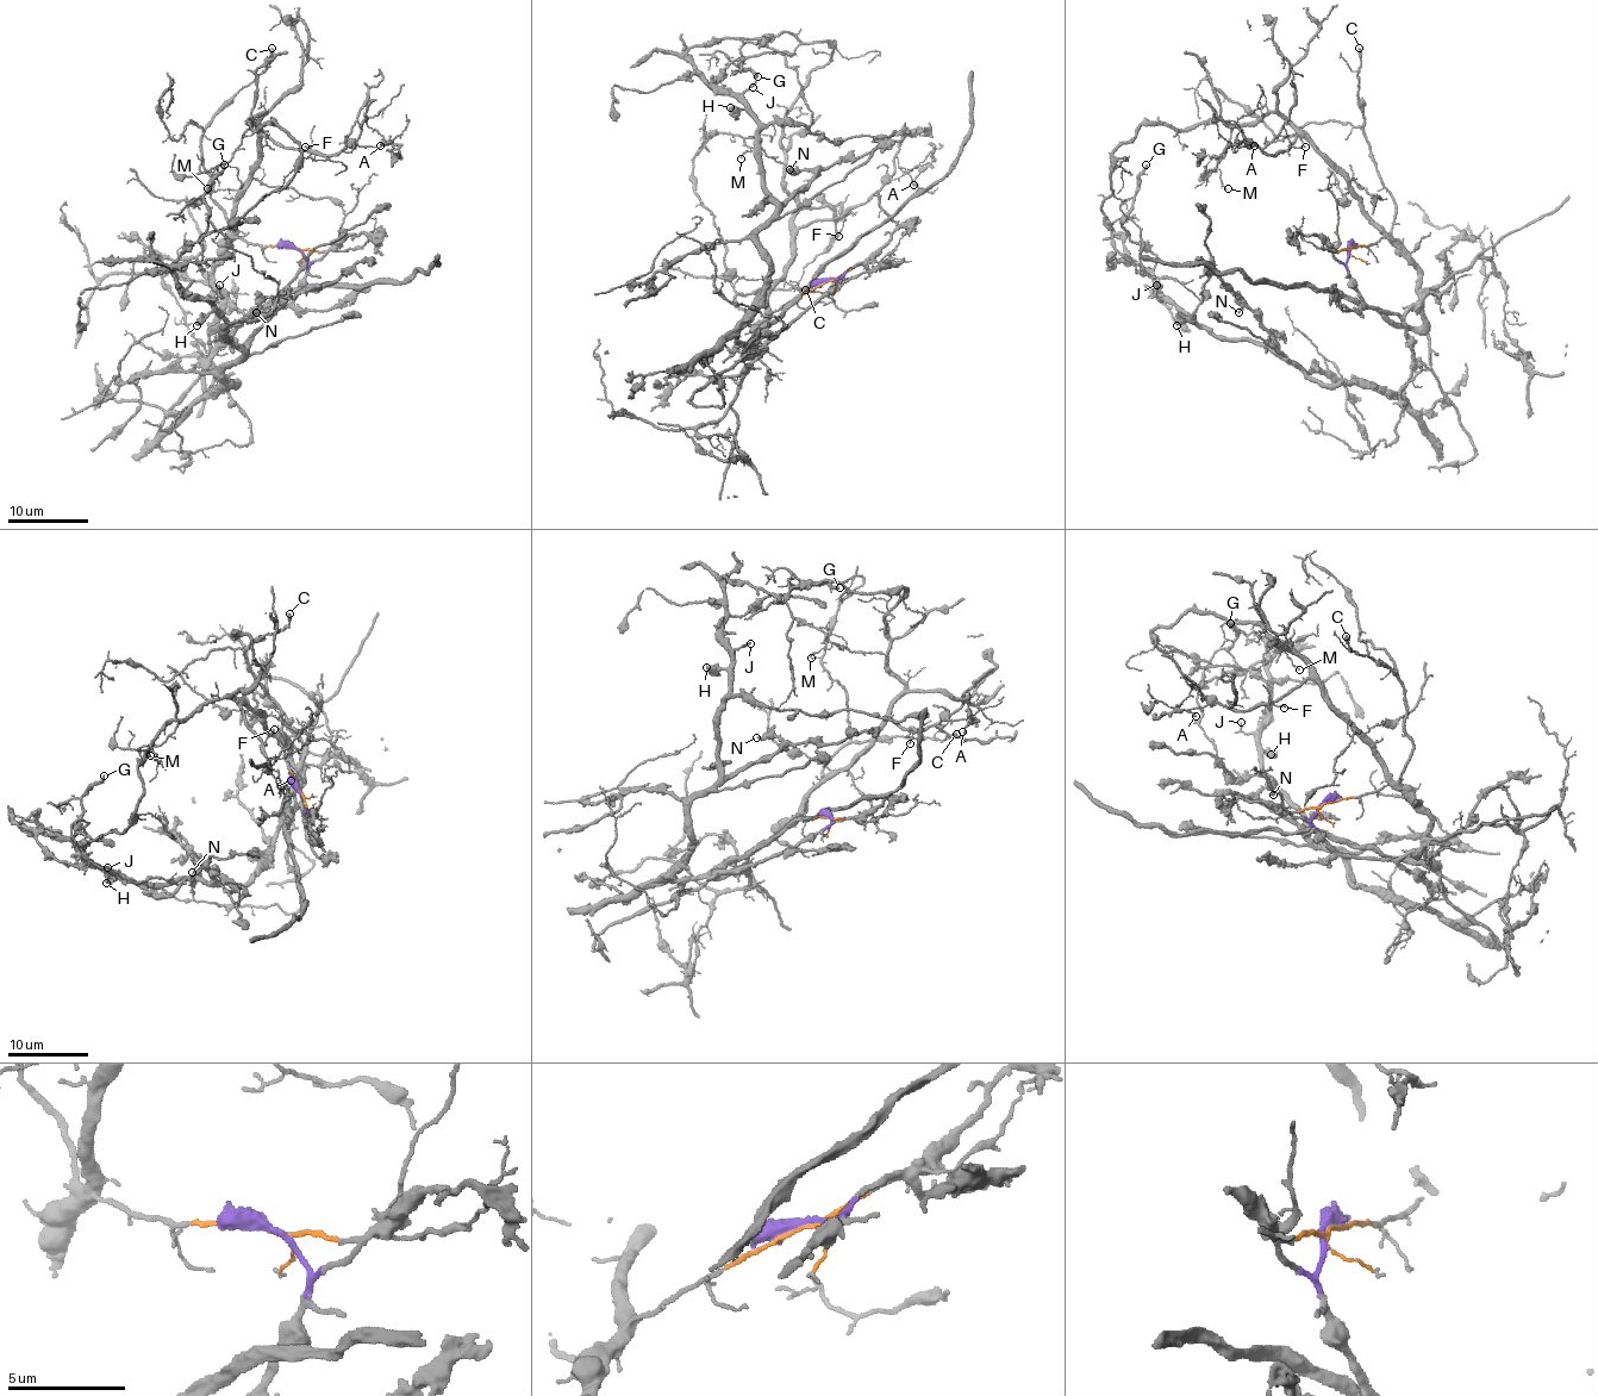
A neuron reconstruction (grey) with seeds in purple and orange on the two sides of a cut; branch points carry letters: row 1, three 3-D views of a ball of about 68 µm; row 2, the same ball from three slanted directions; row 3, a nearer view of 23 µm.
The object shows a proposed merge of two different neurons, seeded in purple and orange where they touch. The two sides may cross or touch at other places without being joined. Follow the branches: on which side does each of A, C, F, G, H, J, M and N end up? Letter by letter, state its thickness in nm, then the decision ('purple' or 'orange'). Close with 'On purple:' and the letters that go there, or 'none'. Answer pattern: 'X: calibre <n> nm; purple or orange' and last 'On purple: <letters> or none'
A: calibre 170 nm; orange
C: calibre 360 nm; orange
F: calibre 120 nm; orange
G: calibre 260 nm; orange
H: calibre 550 nm; purple
J: calibre 160 nm; purple
M: calibre 110 nm; orange
N: calibre 170 nm; purple
On purple: H, J, N

